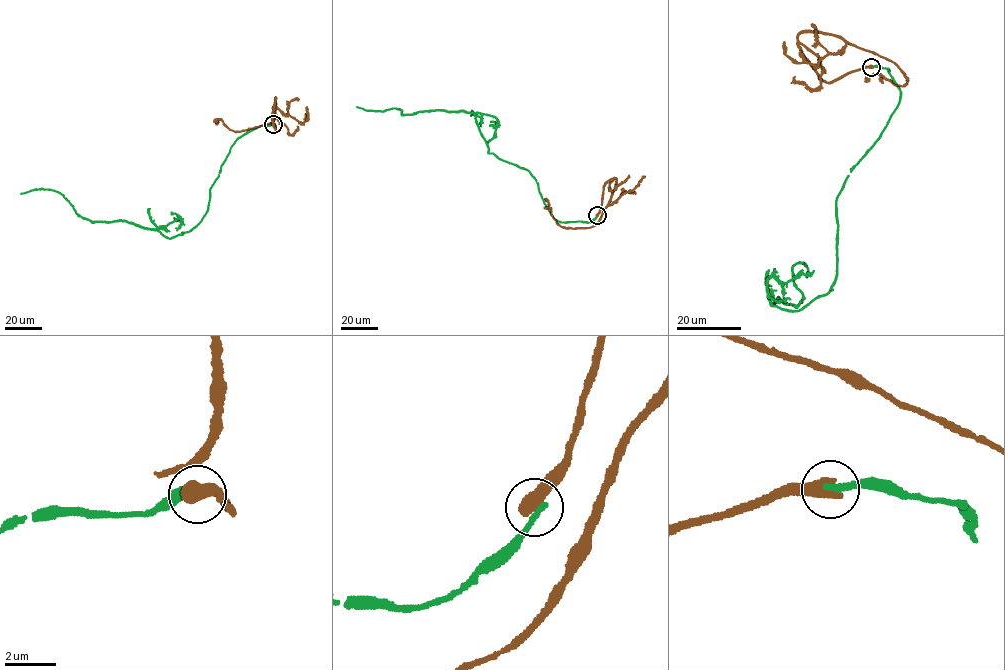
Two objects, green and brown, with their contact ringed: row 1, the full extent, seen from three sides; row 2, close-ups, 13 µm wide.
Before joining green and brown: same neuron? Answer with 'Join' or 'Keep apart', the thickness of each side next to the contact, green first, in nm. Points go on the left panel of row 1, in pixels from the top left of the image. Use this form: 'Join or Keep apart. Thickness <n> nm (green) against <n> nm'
Keep apart. Thickness 260 nm (green) against 700 nm

